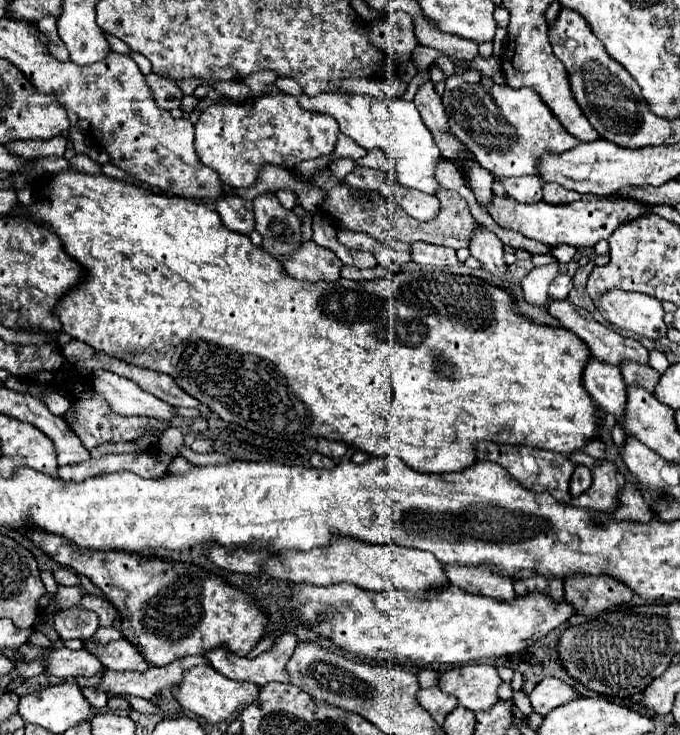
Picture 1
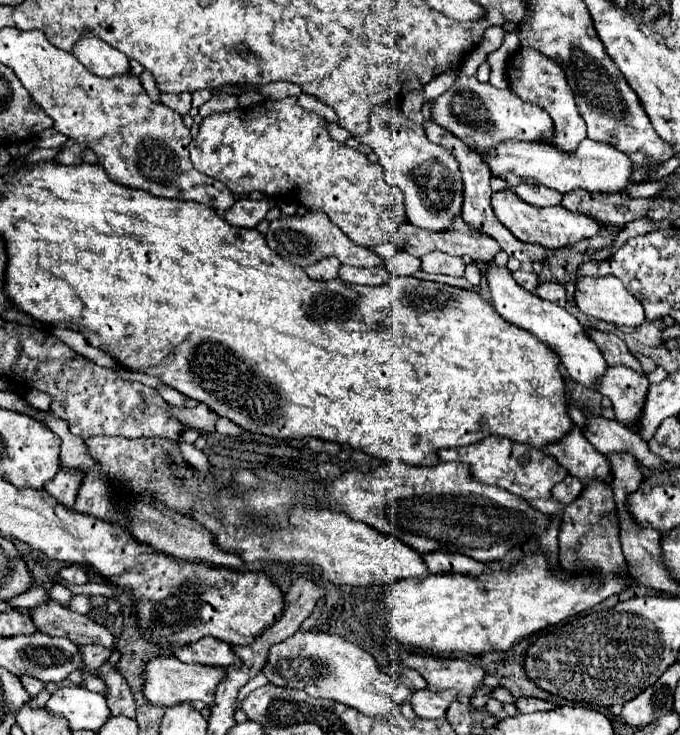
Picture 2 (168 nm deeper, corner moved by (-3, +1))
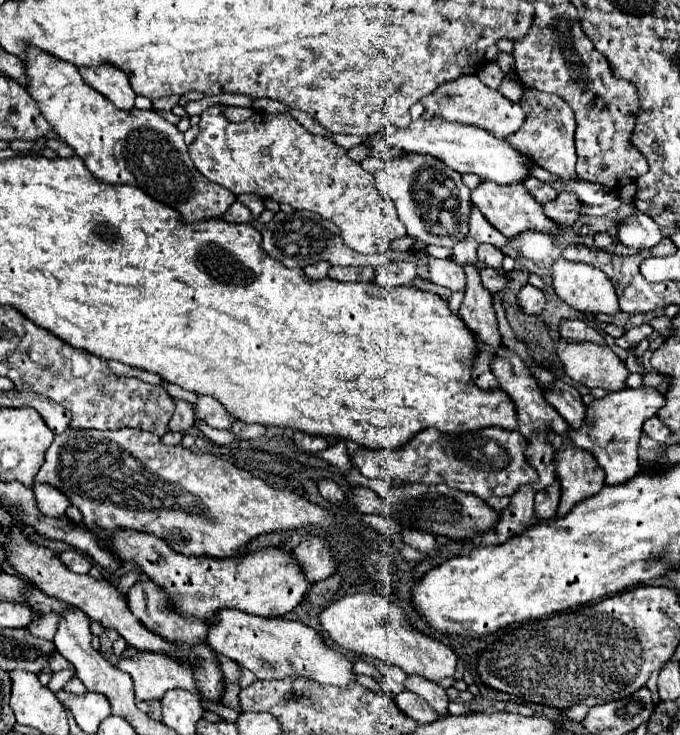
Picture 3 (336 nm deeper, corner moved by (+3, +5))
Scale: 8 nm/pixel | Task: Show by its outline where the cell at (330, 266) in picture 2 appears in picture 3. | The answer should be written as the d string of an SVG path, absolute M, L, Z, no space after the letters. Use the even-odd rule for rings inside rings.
M316 262L316 264L306 266L304 272L306 272L308 278L326 278L330 266L332 266L332 264L328 264L328 262Z

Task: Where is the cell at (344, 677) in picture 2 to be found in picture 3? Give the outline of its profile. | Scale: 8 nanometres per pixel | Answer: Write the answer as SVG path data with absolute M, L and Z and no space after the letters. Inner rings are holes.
M222 610L216 618L216 624L212 624L208 630L208 646L232 660L238 660L238 664L242 668L248 668L258 680L300 676L310 682L330 684L338 688L346 688L356 680L356 672L352 668L354 662L336 648L326 646L322 636L302 622L286 618L266 620L244 614L240 610Z

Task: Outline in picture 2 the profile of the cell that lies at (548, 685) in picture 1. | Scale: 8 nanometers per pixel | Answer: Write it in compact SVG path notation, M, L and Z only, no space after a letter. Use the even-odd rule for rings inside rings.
M518 698L514 702L514 706L522 712L522 714L530 714L530 712L548 712L554 706L546 700L538 700L538 698Z

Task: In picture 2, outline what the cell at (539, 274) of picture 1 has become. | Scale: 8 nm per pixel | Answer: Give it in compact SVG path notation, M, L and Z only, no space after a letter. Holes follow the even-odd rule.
M516 270L516 272L510 272L512 274L512 278L524 288L524 290L528 290L528 292L532 292L536 286L538 286L538 274L534 274L534 272L524 272L524 270Z

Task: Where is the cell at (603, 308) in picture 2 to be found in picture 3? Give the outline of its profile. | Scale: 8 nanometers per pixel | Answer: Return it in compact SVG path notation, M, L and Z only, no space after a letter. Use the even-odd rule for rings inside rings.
M560 258L560 260L556 260L556 264L552 268L552 276L554 276L556 294L574 310L588 312L588 314L610 314L610 316L620 312L614 284L608 280L608 276L602 270L598 270L590 264L576 264L566 258Z

